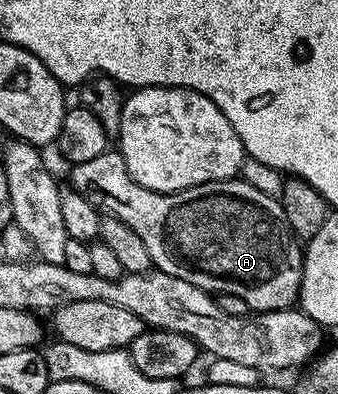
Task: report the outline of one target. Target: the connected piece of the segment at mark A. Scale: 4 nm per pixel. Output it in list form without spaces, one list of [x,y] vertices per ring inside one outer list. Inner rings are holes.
[[[117,150],[97,154],[90,162],[70,165],[69,171],[70,187],[74,191],[80,192],[106,215],[125,222],[133,234],[141,237],[158,271],[173,274],[173,278],[185,278],[185,282],[193,282],[193,286],[212,294],[241,298],[252,313],[276,312],[298,301],[304,249],[287,224],[280,201],[269,194],[261,194],[257,186],[249,186],[249,182],[236,178],[205,182],[180,192],[154,192],[133,182],[125,158]]]

